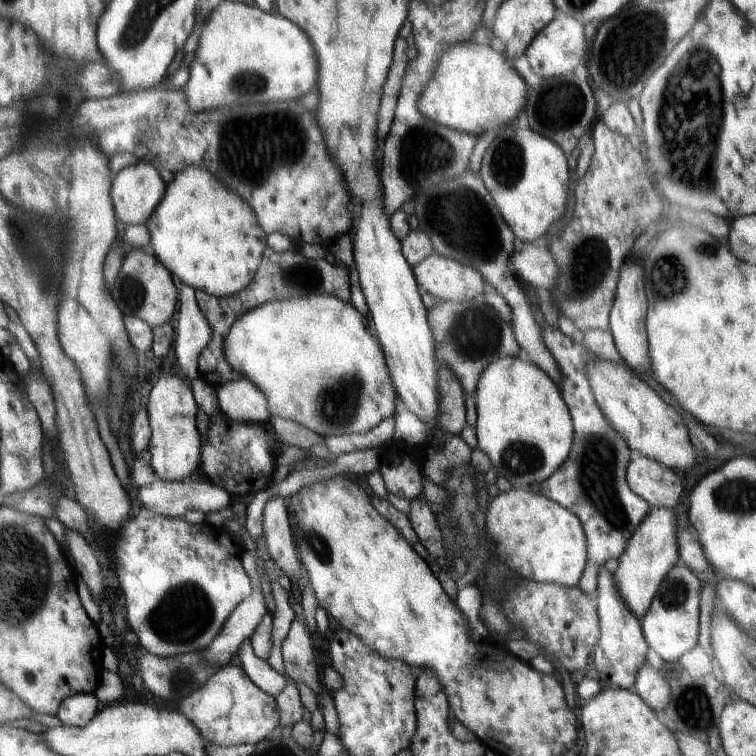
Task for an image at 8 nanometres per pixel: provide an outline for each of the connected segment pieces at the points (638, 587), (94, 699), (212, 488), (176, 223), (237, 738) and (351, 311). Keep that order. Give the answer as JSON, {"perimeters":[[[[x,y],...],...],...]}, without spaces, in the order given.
{"perimeters":[[[[651,508],[650,514],[628,542],[628,548],[617,558],[618,568],[613,578],[617,590],[629,611],[641,621],[649,612],[657,588],[664,582],[665,576],[678,560],[680,548],[676,548],[676,530],[674,530],[672,510]]],[[[96,693],[75,694],[63,702],[58,717],[68,726],[85,727],[100,712],[100,699]]],[[[196,476],[184,482],[166,482],[162,478],[150,486],[139,489],[138,500],[142,508],[154,511],[167,517],[184,517],[191,510],[202,511],[203,514],[227,508],[230,502],[229,493],[223,487],[217,487],[207,479]]],[[[191,166],[175,174],[148,226],[152,233],[151,250],[174,276],[216,298],[245,289],[254,278],[266,248],[266,234],[254,210],[202,166]]],[[[237,661],[218,669],[200,690],[175,704],[175,709],[199,728],[203,741],[218,746],[229,747],[264,741],[277,727],[279,719],[275,698],[266,694]]],[[[327,294],[314,295],[313,297],[296,295],[289,299],[273,300],[257,306],[256,309],[244,313],[230,328],[225,338],[225,357],[233,366],[234,371],[237,371],[242,378],[249,380],[261,389],[264,398],[267,400],[267,410],[270,418],[283,417],[288,420],[294,420],[294,422],[298,422],[304,428],[308,428],[308,430],[312,430],[312,432],[316,432],[316,434],[324,438],[346,433],[368,433],[372,428],[376,429],[385,418],[390,418],[390,415],[394,415],[398,411],[400,404],[393,382],[390,382],[390,376],[388,376],[388,370],[386,370],[387,362],[384,362],[384,355],[380,350],[380,346],[378,346],[378,340],[368,330],[364,318],[362,318],[362,338],[360,338],[360,314],[356,312],[356,309],[352,308],[351,304],[346,304],[339,297]]]]}

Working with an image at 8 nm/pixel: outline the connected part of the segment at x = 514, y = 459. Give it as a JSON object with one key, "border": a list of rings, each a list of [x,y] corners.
{"border":[[[524,356],[498,359],[481,375],[482,382],[477,382],[478,394],[472,394],[476,403],[478,450],[488,456],[498,476],[504,476],[515,488],[526,489],[530,484],[541,484],[568,458],[574,438],[572,417],[560,387],[545,371]]]}

